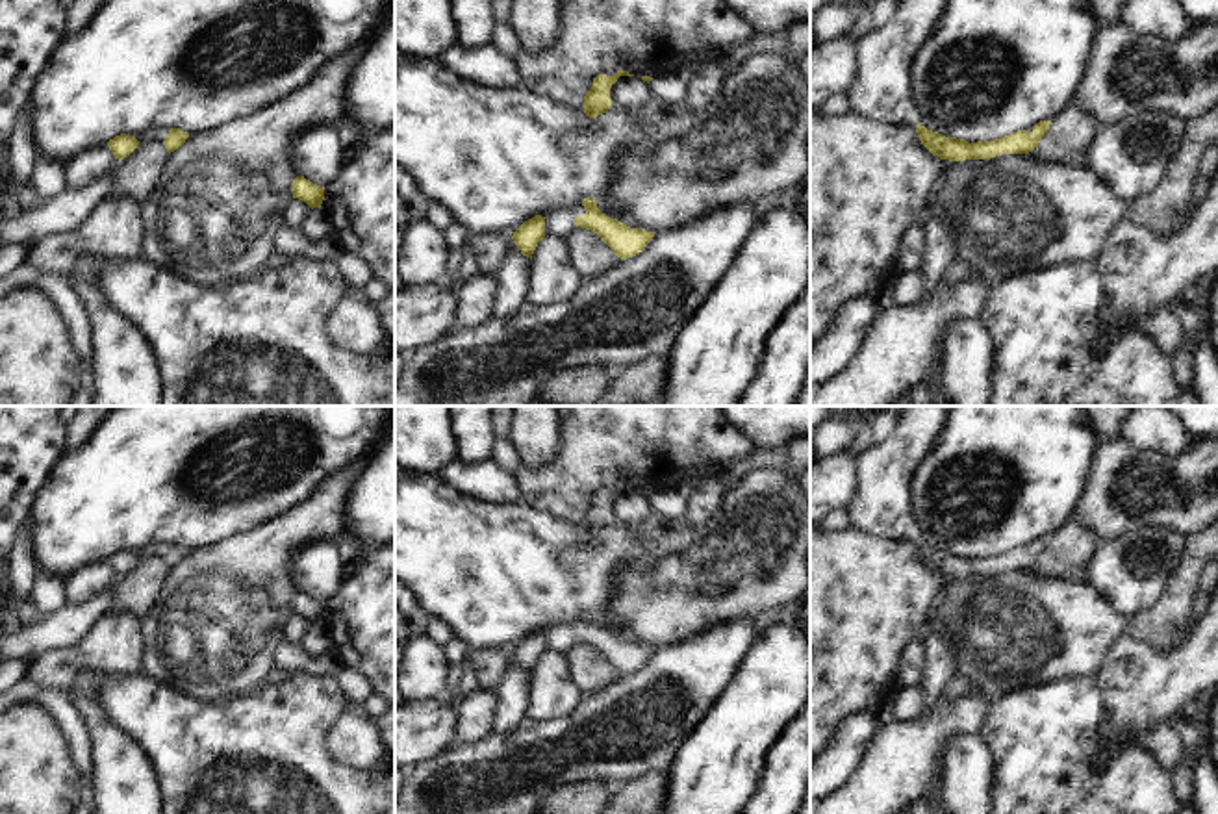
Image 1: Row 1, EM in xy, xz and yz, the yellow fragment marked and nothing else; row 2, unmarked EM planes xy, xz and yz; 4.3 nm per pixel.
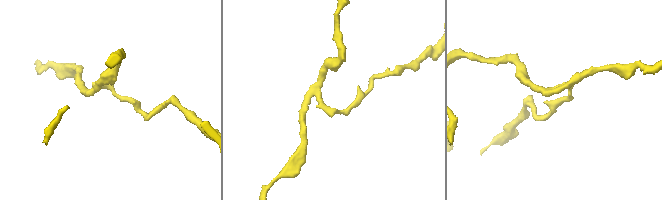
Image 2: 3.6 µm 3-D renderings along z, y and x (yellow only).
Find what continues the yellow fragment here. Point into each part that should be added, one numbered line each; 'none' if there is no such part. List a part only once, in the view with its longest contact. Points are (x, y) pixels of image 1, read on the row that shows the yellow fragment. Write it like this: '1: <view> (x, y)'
1: xz (558, 223)

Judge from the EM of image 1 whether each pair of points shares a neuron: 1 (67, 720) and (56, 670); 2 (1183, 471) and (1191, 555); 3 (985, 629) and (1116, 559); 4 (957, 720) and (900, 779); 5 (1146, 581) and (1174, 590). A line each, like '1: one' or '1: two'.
1: two
2: two
3: two
4: one
5: two

